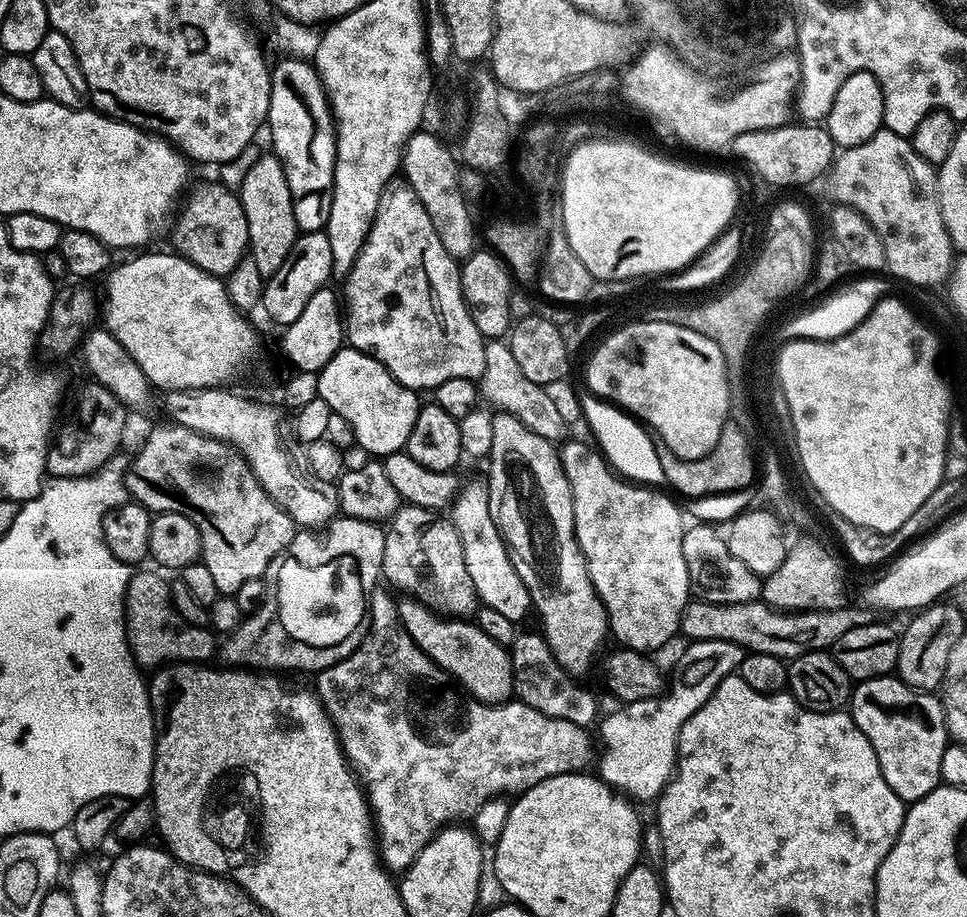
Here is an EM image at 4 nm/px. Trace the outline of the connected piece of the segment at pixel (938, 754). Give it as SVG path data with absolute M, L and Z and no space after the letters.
M896 674L861 680L852 690L850 715L858 730L870 738L870 746L874 746L874 754L878 754L878 766L882 766L882 778L886 778L890 790L894 790L900 800L915 802L941 787L942 754L948 748L950 737L944 705L939 695L912 688Z

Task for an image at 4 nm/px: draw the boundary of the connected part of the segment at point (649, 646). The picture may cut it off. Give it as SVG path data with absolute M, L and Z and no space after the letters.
M572 440L569 444L561 443L558 448L562 470L572 491L576 541L588 564L590 582L604 603L608 627L611 635L616 635L615 643L636 652L651 654L679 633L680 619L690 599L686 558L682 558L686 516L681 505L671 500L671 495L663 496L655 487L641 486L621 478L604 456L589 444Z

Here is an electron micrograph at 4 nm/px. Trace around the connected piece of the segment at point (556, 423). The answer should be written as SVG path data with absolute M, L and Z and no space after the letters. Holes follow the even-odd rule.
M491 339L486 345L486 366L483 367L483 374L478 381L478 390L487 405L504 413L507 416L518 418L527 429L533 430L547 440L557 441L564 422L560 417L553 401L548 397L546 388L538 383L530 381L519 369L505 341ZM496 407L496 408L495 408Z

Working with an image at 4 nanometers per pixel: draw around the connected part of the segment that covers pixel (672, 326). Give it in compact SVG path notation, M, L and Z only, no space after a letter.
M651 318L637 319L625 323L616 336L608 336L592 352L588 360L588 388L591 395L609 401L618 408L631 414L647 426L670 450L679 456L701 456L712 448L716 432L720 432L720 423L724 421L724 367L720 352L685 332L684 326L674 322L658 322Z

